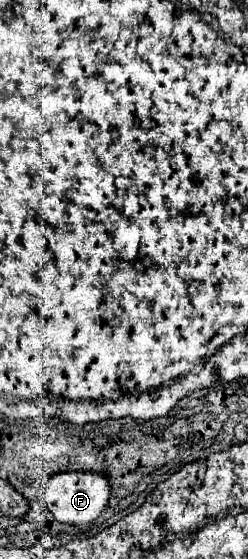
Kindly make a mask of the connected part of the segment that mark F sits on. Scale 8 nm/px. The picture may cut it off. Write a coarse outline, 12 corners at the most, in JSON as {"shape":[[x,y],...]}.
{"shape":[[64,471],[48,479],[60,523],[98,519],[110,499],[104,475]]}

